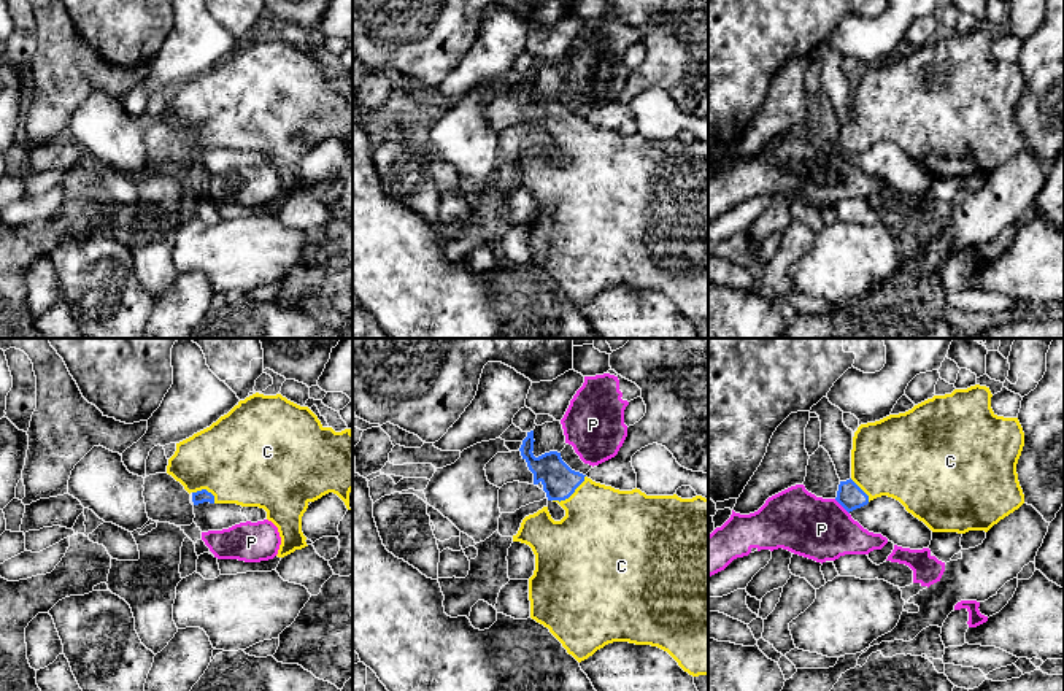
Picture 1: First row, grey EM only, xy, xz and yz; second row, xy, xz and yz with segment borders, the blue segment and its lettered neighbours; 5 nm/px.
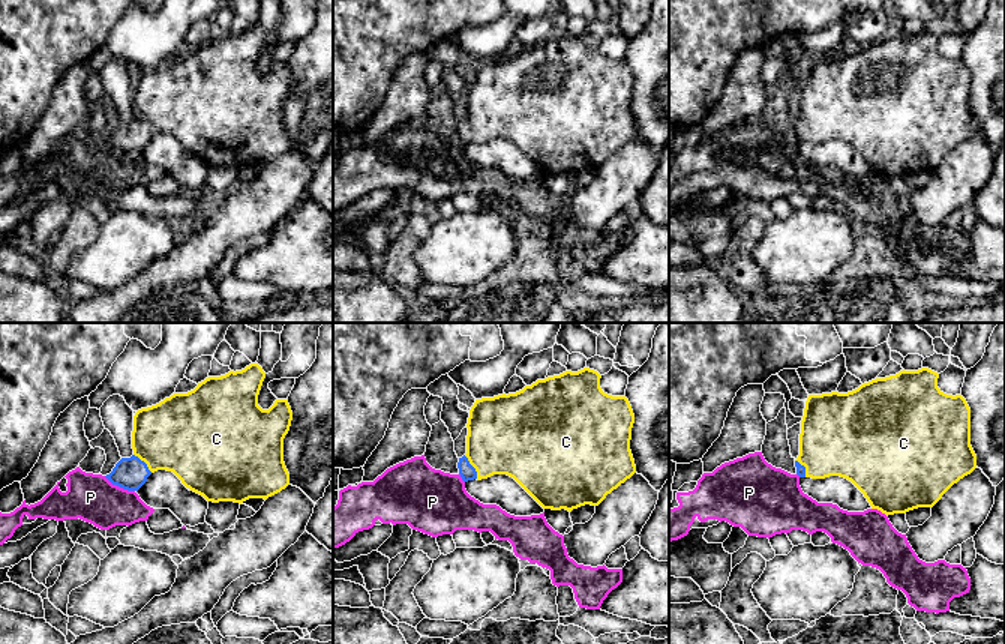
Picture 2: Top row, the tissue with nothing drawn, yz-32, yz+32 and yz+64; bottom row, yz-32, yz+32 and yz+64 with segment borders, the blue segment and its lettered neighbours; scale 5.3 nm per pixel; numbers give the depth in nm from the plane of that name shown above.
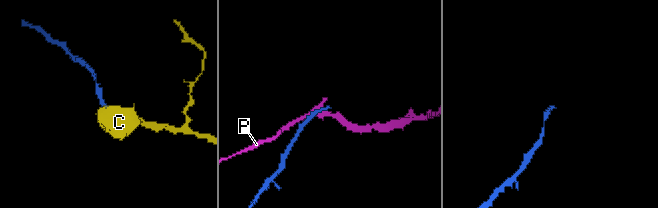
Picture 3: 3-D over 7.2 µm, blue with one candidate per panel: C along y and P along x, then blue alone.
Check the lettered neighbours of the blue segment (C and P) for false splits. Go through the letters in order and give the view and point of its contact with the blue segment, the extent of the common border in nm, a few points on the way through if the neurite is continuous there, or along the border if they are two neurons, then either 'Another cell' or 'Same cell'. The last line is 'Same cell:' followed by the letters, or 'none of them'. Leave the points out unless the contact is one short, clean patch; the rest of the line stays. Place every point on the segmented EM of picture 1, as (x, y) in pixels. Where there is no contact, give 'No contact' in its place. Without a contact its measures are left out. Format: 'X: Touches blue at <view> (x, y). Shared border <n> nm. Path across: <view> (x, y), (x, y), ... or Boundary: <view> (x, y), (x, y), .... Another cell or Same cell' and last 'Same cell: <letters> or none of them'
C: Touches blue at xz (570, 494). Shared border 220 nm. Path across: xz (559, 482), (570, 494), (604, 531). Same cell
P: Touches blue at yz (842, 505). Shared border 110 nm. Boundary: yz (834, 499), (848, 513). Another cell
Same cell: C

